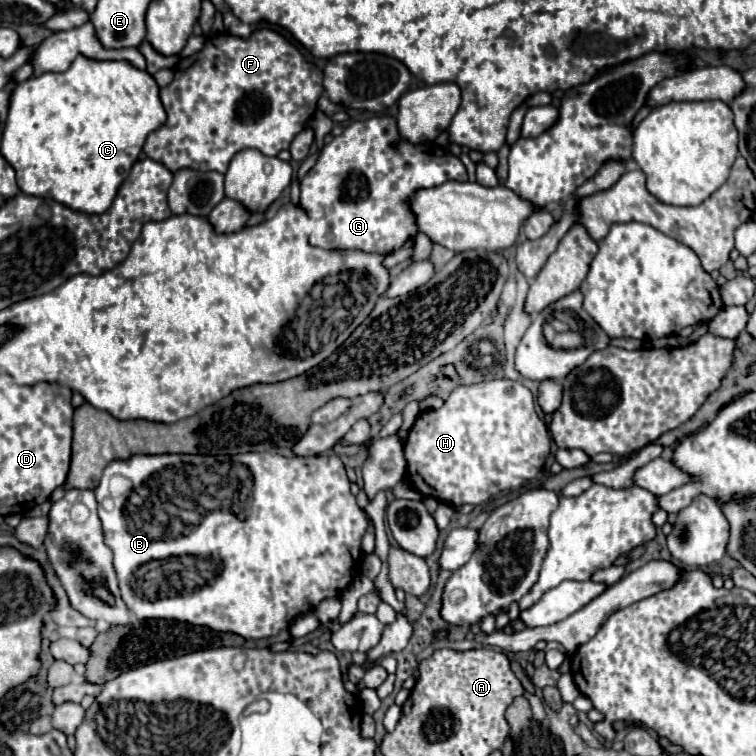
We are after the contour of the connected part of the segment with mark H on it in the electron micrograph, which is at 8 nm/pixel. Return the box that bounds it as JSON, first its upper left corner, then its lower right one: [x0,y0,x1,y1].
[404,379,550,505]

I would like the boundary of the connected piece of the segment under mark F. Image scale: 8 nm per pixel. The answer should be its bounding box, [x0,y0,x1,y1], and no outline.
[144,27,324,173]

